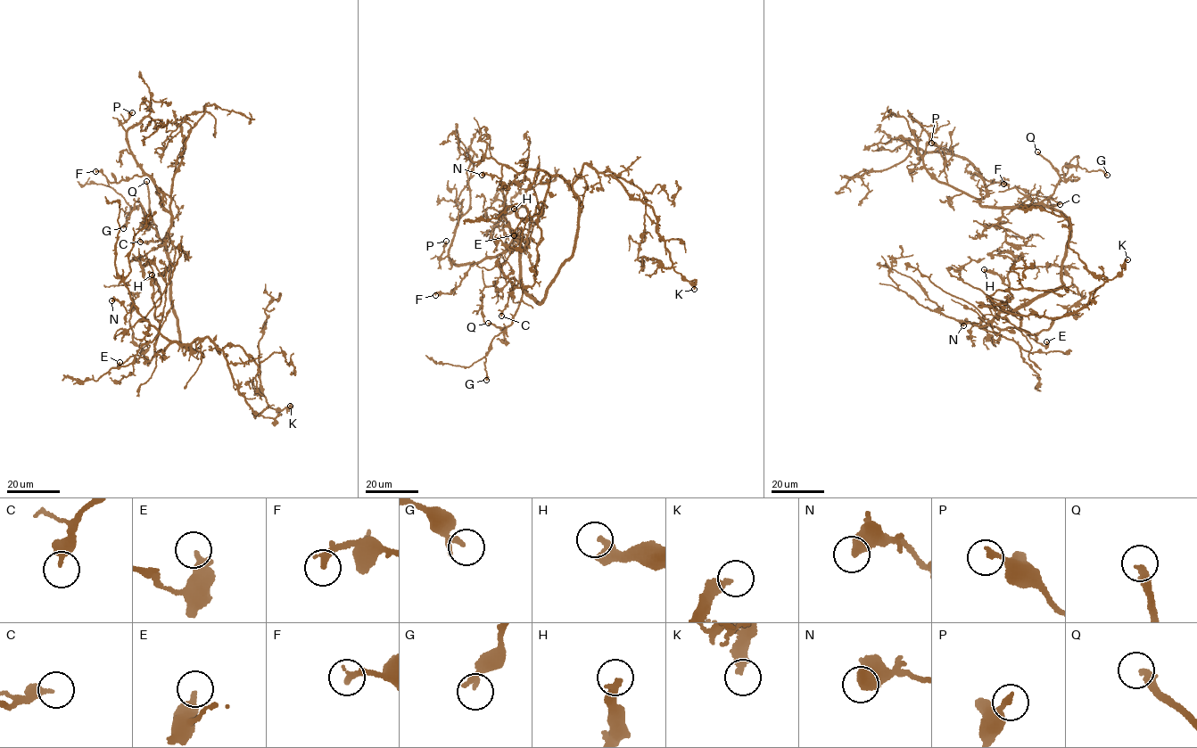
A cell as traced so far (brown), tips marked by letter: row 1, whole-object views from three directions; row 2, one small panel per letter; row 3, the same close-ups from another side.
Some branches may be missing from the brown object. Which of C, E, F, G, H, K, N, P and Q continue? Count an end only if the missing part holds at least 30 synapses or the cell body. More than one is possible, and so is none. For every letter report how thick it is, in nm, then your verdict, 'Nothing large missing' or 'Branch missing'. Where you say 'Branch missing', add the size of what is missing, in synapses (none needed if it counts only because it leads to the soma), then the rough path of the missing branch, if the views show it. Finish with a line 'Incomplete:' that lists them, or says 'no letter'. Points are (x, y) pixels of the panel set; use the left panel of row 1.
C: Thickness 320 nm. Nothing large missing
E: Thickness 400 nm. Nothing large missing
F: Thickness 260 nm. Nothing large missing
G: Thickness 240 nm. Nothing large missing
H: Thickness 400 nm. Nothing large missing
K: Thickness 360 nm. Nothing large missing
N: Thickness 600 nm. Nothing large missing
P: Thickness 220 nm. Nothing large missing
Q: Thickness 320 nm. Branch missing. Course of what is missing: (146, 181), (141, 164), (144, 143), (135, 108), (148, 74), (141, 71), (152, 58), (145, 61), (129, 60)
Incomplete: Q

